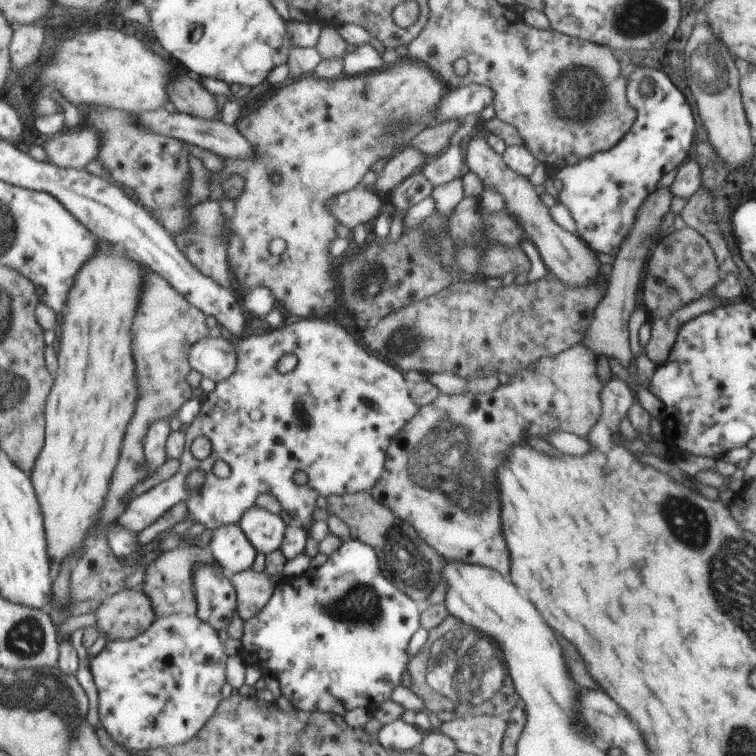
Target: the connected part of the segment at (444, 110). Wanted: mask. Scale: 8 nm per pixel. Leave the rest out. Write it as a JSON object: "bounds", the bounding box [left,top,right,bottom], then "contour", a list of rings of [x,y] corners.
{"bounds":[436,84,493,122],"contour":[[[469,84],[449,88],[436,105],[438,122],[461,119],[469,114],[478,116],[479,112],[492,103],[493,92],[484,85]]]}

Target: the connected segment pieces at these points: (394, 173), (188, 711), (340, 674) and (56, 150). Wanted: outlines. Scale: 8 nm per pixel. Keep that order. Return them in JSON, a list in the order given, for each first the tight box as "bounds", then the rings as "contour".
[{"bounds":[373,147,429,195],"contour":[[[410,147],[399,152],[392,160],[387,161],[373,184],[378,195],[393,191],[405,178],[420,170],[429,158]]]},{"bounds":[90,615,225,753],"contour":[[[172,615],[159,617],[156,623],[149,628],[149,631],[138,635],[133,639],[120,639],[110,641],[105,646],[105,649],[90,662],[90,669],[94,678],[94,683],[98,688],[98,705],[99,705],[99,718],[100,723],[109,735],[122,745],[127,751],[131,753],[141,753],[144,751],[154,751],[157,749],[173,749],[177,746],[186,744],[189,740],[192,740],[195,736],[201,733],[201,728],[211,719],[216,712],[216,708],[220,705],[219,700],[222,700],[219,696],[219,688],[225,684],[225,652],[223,652],[223,646],[221,642],[217,640],[217,634],[213,630],[211,625],[205,624],[201,621],[198,615]]]},{"bounds":[240,539,419,717],"contour":[[[356,539],[343,540],[342,544],[336,552],[333,552],[324,564],[319,568],[311,568],[303,575],[291,578],[289,580],[283,578],[275,584],[275,590],[272,592],[272,597],[265,604],[264,608],[256,613],[251,619],[243,621],[242,636],[240,637],[241,648],[243,648],[243,658],[245,660],[253,660],[251,654],[255,652],[255,660],[259,656],[259,664],[265,666],[271,674],[275,674],[277,683],[280,689],[280,694],[291,702],[293,709],[302,712],[320,711],[321,713],[330,713],[343,717],[347,711],[355,708],[363,708],[368,711],[373,711],[373,706],[379,706],[383,700],[387,700],[391,696],[391,692],[401,684],[403,670],[407,664],[406,649],[411,639],[411,636],[419,628],[419,610],[415,606],[413,600],[407,598],[407,594],[401,594],[399,588],[393,588],[379,572],[377,568],[377,558],[375,552],[368,545],[357,541]]]},{"bounds":[43,125,100,169],"contour":[[[84,125],[81,130],[63,130],[50,136],[43,145],[49,161],[65,169],[85,169],[98,158],[100,135],[91,126]]]}]

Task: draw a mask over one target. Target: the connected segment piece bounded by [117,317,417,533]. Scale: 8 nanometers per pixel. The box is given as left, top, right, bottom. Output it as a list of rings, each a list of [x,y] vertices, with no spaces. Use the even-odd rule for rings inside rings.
[[[303,317],[301,320],[297,320],[295,324],[291,324],[291,326],[285,326],[285,328],[279,328],[279,330],[271,330],[271,332],[263,332],[263,334],[253,334],[253,336],[247,336],[247,338],[240,338],[235,342],[234,348],[236,364],[233,373],[223,381],[215,382],[215,390],[207,393],[205,400],[200,406],[199,414],[194,418],[193,422],[186,430],[187,447],[183,457],[180,459],[178,472],[168,480],[133,499],[126,509],[126,512],[119,518],[117,524],[122,525],[132,532],[143,533],[146,529],[155,525],[157,520],[168,516],[169,510],[171,510],[175,504],[179,504],[179,502],[185,500],[188,504],[188,516],[192,519],[193,524],[199,523],[201,526],[204,526],[205,529],[215,531],[221,526],[238,525],[241,516],[255,505],[257,496],[269,494],[272,498],[277,500],[280,508],[293,519],[293,523],[297,524],[308,533],[310,528],[309,522],[311,522],[311,512],[313,512],[315,500],[317,500],[319,496],[327,498],[332,495],[369,492],[369,490],[373,489],[379,476],[381,476],[381,472],[383,472],[387,446],[392,442],[395,434],[397,434],[409,420],[412,420],[412,417],[417,413],[417,405],[413,400],[409,400],[409,396],[407,396],[407,388],[405,388],[405,380],[403,380],[401,372],[399,372],[397,368],[391,368],[387,362],[383,362],[383,359],[379,360],[375,353],[369,354],[369,352],[365,352],[365,350],[355,342],[355,338],[353,338],[351,334],[347,336],[347,330],[343,330],[339,324],[331,322],[331,318]],[[285,354],[293,354],[297,360],[297,364],[295,364],[295,368],[288,374],[280,374],[276,370],[276,363],[281,359],[281,356]],[[200,436],[205,437],[211,445],[211,454],[204,460],[197,460],[197,458],[191,454],[191,444],[193,444],[193,440],[197,440]],[[217,460],[223,461],[230,469],[231,473],[225,479],[218,479],[213,475],[213,472],[211,472],[213,464],[215,464]],[[198,468],[205,475],[205,480],[199,490],[189,492],[187,486],[185,486],[185,478],[187,478],[187,474],[189,474],[191,470]],[[295,472],[303,472],[303,474],[307,475],[307,482],[305,482],[303,486],[297,486],[297,484],[293,482],[293,474],[295,474]]]

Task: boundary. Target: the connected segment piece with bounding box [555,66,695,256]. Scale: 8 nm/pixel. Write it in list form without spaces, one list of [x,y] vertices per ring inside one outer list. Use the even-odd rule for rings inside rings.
[[[635,66],[635,70],[626,78],[627,103],[636,111],[636,118],[631,129],[607,151],[594,153],[592,156],[576,164],[562,167],[555,174],[555,179],[561,182],[559,203],[563,204],[575,218],[576,235],[593,252],[613,255],[620,243],[626,238],[634,222],[634,213],[641,202],[655,190],[656,182],[669,171],[687,158],[687,150],[693,142],[693,128],[695,120],[693,114],[681,96],[681,92],[667,80],[665,74],[645,66]],[[649,76],[653,82],[653,92],[649,96],[639,94],[639,82]]]

